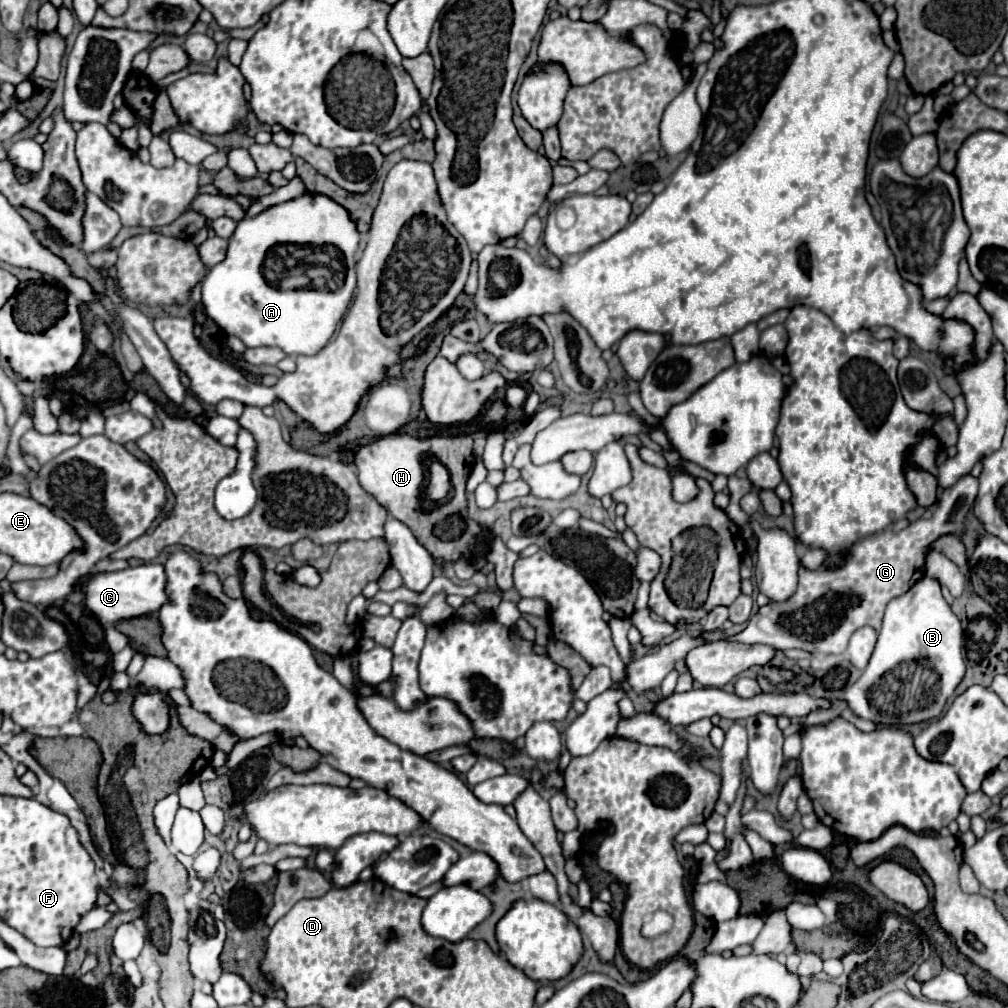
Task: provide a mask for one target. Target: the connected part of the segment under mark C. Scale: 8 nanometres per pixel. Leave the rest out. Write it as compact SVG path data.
M142 564L136 568L126 568L118 572L98 574L86 580L82 588L86 592L86 608L98 616L98 620L106 624L120 622L124 618L138 618L140 614L154 614L160 606L172 602L166 594L166 570L162 564Z

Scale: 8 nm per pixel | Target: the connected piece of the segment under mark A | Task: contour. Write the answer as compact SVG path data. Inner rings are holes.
M302 194L290 202L272 206L254 218L242 218L238 222L232 238L228 240L226 258L220 264L216 264L202 280L204 312L230 336L238 336L246 344L246 348L276 346L276 348L284 350L286 354L304 354L304 356L318 354L328 344L328 340L332 338L336 328L340 326L342 316L352 302L352 296L356 290L358 246L360 246L360 232L356 230L356 222L352 222L352 216L348 214L348 210L344 210L344 206L340 206L326 194ZM288 244L294 244L294 246L332 244L332 246L336 246L344 256L340 284L332 290L326 290L326 288L308 288L308 290L306 288L286 288L286 290L282 290L278 284L274 284L274 276L284 276L284 270L280 272L280 268L278 268L280 258L276 254L276 246L288 246Z

